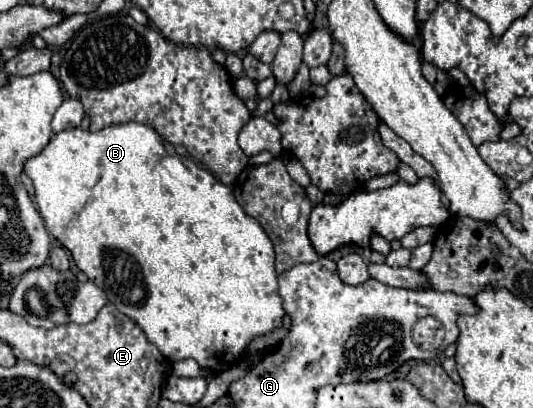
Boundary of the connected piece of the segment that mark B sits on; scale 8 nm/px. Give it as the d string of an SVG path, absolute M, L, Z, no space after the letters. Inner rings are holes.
M126 122L126 124L112 124L106 126L98 132L82 130L82 128L68 128L50 138L46 148L36 154L34 158L24 162L24 172L30 176L34 190L36 190L36 204L40 210L40 216L46 222L46 230L62 242L70 252L76 262L76 266L92 280L96 286L100 286L108 300L128 318L132 318L146 334L146 338L160 348L160 352L170 360L184 360L184 358L194 358L200 366L210 368L212 372L220 374L222 370L228 370L232 362L236 362L248 342L254 336L268 334L276 326L280 326L284 318L282 310L282 298L278 294L278 282L276 282L276 270L274 270L274 248L270 238L264 234L262 226L244 214L242 206L236 202L232 190L218 182L208 170L200 168L194 160L178 156L174 146L170 142L164 142L156 130L148 124L138 124L138 122Z

